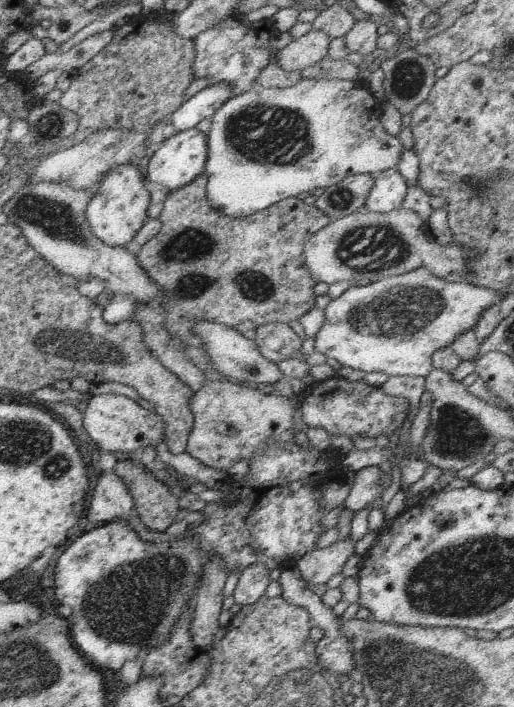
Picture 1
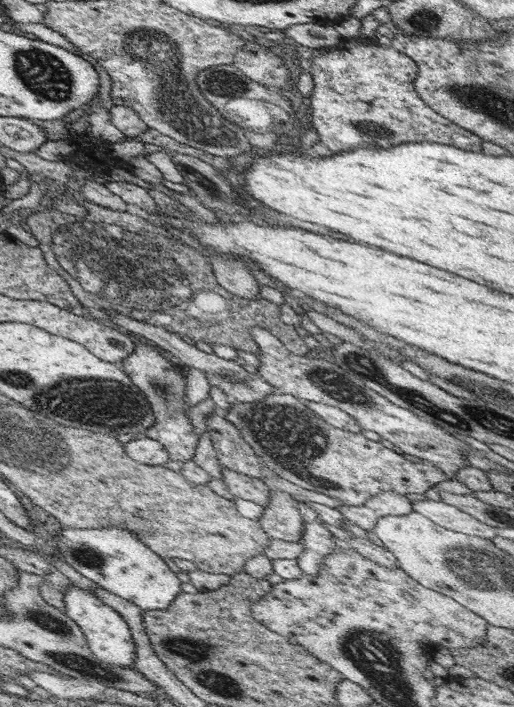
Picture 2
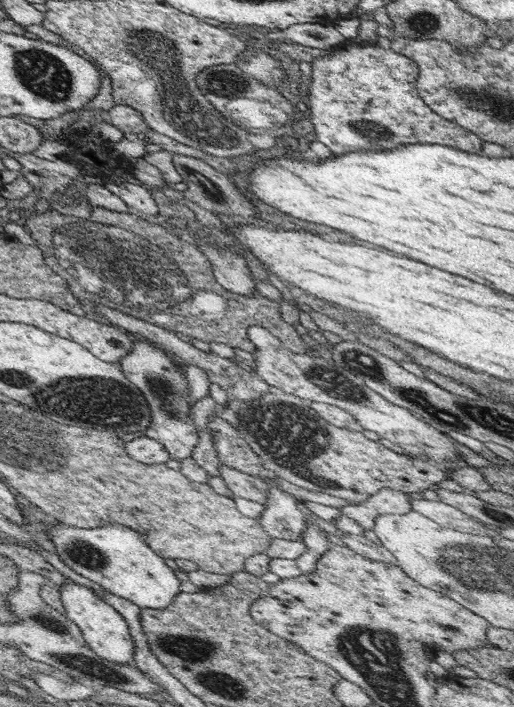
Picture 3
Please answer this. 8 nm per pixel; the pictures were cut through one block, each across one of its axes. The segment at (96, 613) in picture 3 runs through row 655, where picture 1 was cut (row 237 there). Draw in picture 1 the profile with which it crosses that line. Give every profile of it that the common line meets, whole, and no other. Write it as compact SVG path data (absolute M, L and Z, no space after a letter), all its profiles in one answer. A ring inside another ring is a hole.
M131 162L112 168L104 174L104 178L94 187L92 200L86 209L86 220L96 237L108 246L133 245L133 238L142 228L148 216L151 193L144 183L145 176L141 166L134 166Z

